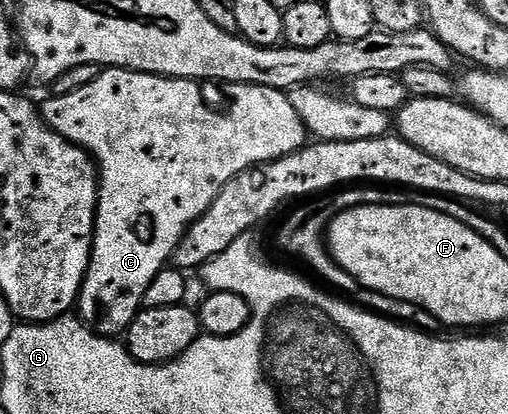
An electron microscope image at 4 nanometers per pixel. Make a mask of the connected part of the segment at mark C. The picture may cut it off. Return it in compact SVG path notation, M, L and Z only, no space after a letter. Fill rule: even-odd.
M116 68L102 69L101 74L91 84L79 88L75 92L53 94L44 103L40 103L41 117L56 134L61 135L66 142L73 142L82 150L89 151L98 171L99 189L97 191L97 222L93 225L93 251L89 257L89 267L81 285L81 296L77 299L76 309L79 317L86 326L96 330L102 336L121 336L128 330L135 320L135 316L143 308L141 301L155 276L159 271L166 269L172 259L179 240L185 234L186 228L211 208L215 196L239 172L257 166L261 162L273 162L284 154L294 154L307 142L305 121L295 112L292 97L286 91L276 90L270 86L252 86L246 82L226 82L220 88L204 90L200 81L191 78L160 78L157 74L144 74L138 70L119 70Z

